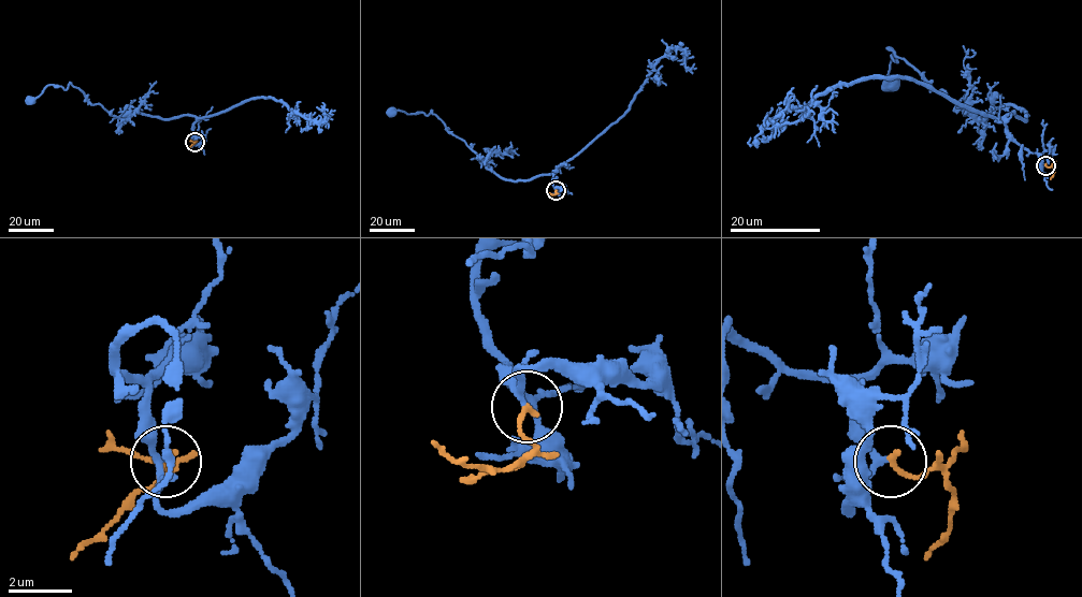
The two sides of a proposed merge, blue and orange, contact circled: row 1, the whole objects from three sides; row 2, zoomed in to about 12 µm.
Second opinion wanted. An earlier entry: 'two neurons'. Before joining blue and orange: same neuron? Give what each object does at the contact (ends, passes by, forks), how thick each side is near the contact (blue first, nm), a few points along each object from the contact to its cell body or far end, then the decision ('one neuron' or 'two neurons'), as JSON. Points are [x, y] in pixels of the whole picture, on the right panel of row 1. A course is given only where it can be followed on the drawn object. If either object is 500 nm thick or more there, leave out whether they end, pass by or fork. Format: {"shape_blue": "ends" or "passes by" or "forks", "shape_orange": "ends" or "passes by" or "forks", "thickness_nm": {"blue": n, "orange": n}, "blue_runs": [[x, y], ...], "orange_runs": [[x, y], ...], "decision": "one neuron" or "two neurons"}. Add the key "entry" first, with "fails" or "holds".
{"entry": "fails", "shape_blue": "passes by", "shape_orange": "ends", "thickness_nm": {"blue": 180, "orange": 180}, "blue_runs": [[1044, 165], [1008, 131], [1006, 117], [1027, 116], [1012, 104], [970, 115], [890, 48], [892, 84]], "orange_runs": [[1044, 165], [1054, 169], [1050, 178]], "decision": "one neuron"}

